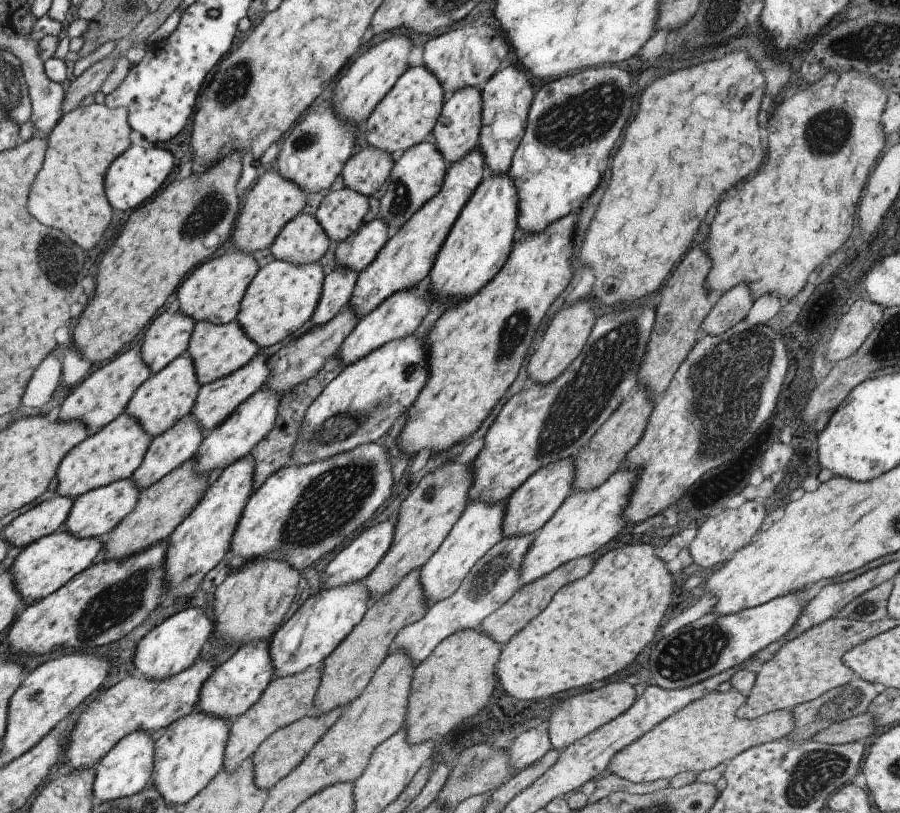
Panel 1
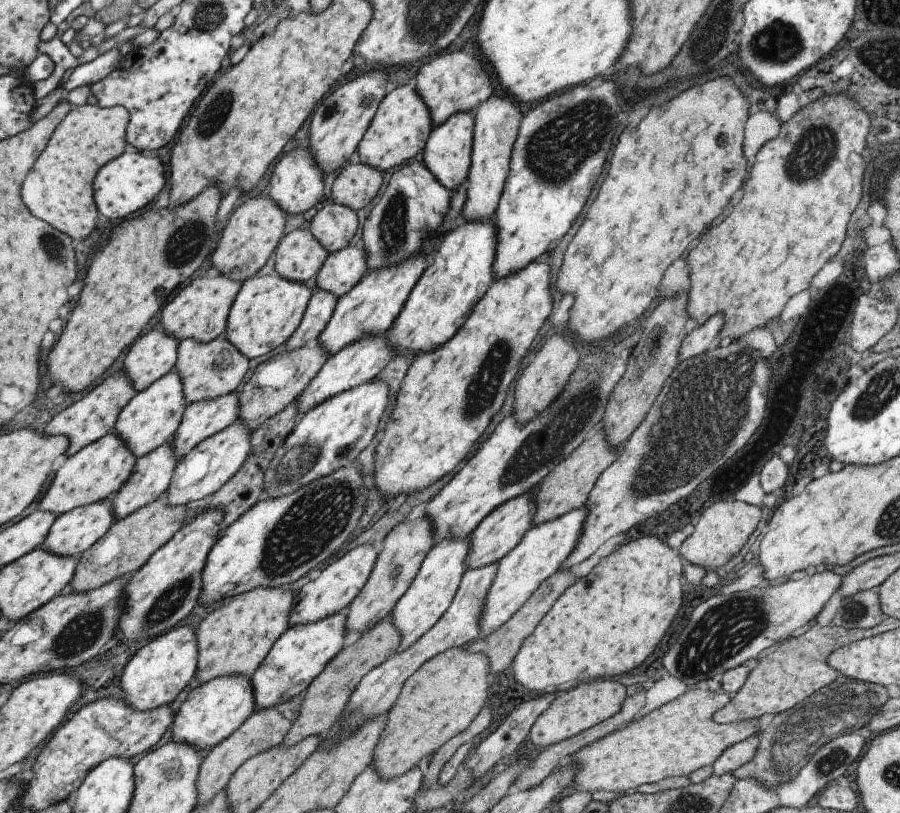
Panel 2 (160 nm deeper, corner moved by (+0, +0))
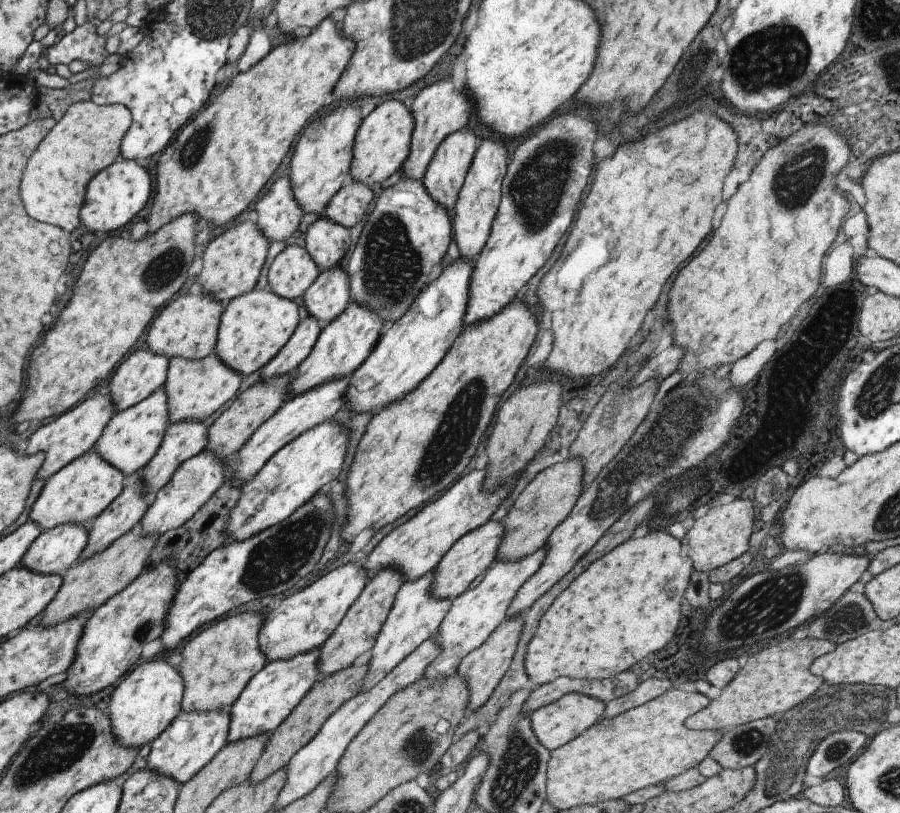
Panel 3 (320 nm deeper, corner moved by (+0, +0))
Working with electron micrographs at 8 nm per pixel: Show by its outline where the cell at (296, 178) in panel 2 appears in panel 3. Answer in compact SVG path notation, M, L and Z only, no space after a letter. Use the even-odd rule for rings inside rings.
M287 176L275 180L267 194L255 204L252 213L254 225L263 237L272 242L285 241L299 224L303 215L301 207L294 200Z

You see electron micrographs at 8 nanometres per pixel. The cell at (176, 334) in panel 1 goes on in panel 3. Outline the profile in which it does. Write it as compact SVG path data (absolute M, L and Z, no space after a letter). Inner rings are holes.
M147 349L138 350L129 354L117 366L117 370L113 374L110 374L110 379L108 380L108 397L112 402L112 410L114 413L132 407L140 400L147 398L155 389L161 388L166 377L168 360L165 357L151 354Z

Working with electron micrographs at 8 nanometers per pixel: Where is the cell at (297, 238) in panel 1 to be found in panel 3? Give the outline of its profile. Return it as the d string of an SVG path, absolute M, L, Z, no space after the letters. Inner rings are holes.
M296 245L283 247L269 264L266 286L278 297L292 300L302 296L319 273L316 264L304 248Z

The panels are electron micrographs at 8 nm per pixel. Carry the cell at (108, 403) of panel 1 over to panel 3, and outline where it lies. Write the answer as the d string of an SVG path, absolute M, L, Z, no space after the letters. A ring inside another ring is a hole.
M95 393L83 398L74 407L71 407L69 412L65 411L65 414L61 414L53 422L47 422L39 430L35 430L25 446L25 454L35 454L43 450L44 457L35 479L47 481L58 470L68 465L69 461L91 450L113 414L112 402L108 394Z

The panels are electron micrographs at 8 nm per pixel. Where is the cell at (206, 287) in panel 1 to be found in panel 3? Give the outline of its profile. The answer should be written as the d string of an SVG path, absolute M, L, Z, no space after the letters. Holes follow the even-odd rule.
M207 295L177 297L159 309L152 318L145 334L145 348L166 359L177 357L185 361L196 361L209 356L213 350L216 329L223 312L223 303L210 299Z

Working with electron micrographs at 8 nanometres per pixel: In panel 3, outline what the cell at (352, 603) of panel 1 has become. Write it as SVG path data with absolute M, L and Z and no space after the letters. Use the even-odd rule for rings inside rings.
M320 647L284 661L267 662L247 681L245 688L229 707L226 744L235 744L237 741L259 735L269 735L285 720L312 684L322 679L323 675L316 669L319 649Z

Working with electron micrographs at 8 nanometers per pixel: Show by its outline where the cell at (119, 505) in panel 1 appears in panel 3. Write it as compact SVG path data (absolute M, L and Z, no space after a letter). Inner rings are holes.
M57 525L40 531L24 550L19 565L32 573L63 576L76 562L87 540L83 525Z

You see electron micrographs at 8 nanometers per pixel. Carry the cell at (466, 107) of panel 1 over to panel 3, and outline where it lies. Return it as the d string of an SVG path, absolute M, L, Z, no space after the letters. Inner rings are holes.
M461 129L447 135L435 149L434 155L425 169L425 174L420 180L433 202L438 204L447 214L450 214L453 210L459 189L463 184L468 168L471 166L477 142L478 139L469 130L463 132L463 129Z

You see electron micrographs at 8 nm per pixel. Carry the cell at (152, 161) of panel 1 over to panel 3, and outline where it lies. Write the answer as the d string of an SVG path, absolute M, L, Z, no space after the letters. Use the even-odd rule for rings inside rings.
M117 158L86 184L83 204L78 212L80 223L89 232L113 232L129 222L149 202L149 194L151 180L145 168L140 168L132 160Z

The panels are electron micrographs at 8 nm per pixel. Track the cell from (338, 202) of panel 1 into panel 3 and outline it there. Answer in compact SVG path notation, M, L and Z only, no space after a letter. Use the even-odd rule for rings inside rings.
M321 216L305 232L304 249L319 272L338 266L351 240L348 230Z

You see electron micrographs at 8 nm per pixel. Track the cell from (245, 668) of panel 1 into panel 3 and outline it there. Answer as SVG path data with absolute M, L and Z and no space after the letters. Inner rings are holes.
M229 707L206 713L180 711L166 730L151 741L144 768L156 775L174 780L179 786L185 784L226 745L228 710Z

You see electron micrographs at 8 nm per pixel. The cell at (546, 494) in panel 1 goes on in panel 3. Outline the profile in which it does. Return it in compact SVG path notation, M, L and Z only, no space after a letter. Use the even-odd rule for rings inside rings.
M487 521L480 527L469 531L458 538L449 550L441 557L434 569L432 569L432 581L428 586L428 593L434 599L454 599L468 590L469 583L481 576L494 562L494 554L500 543L503 531L499 523Z

